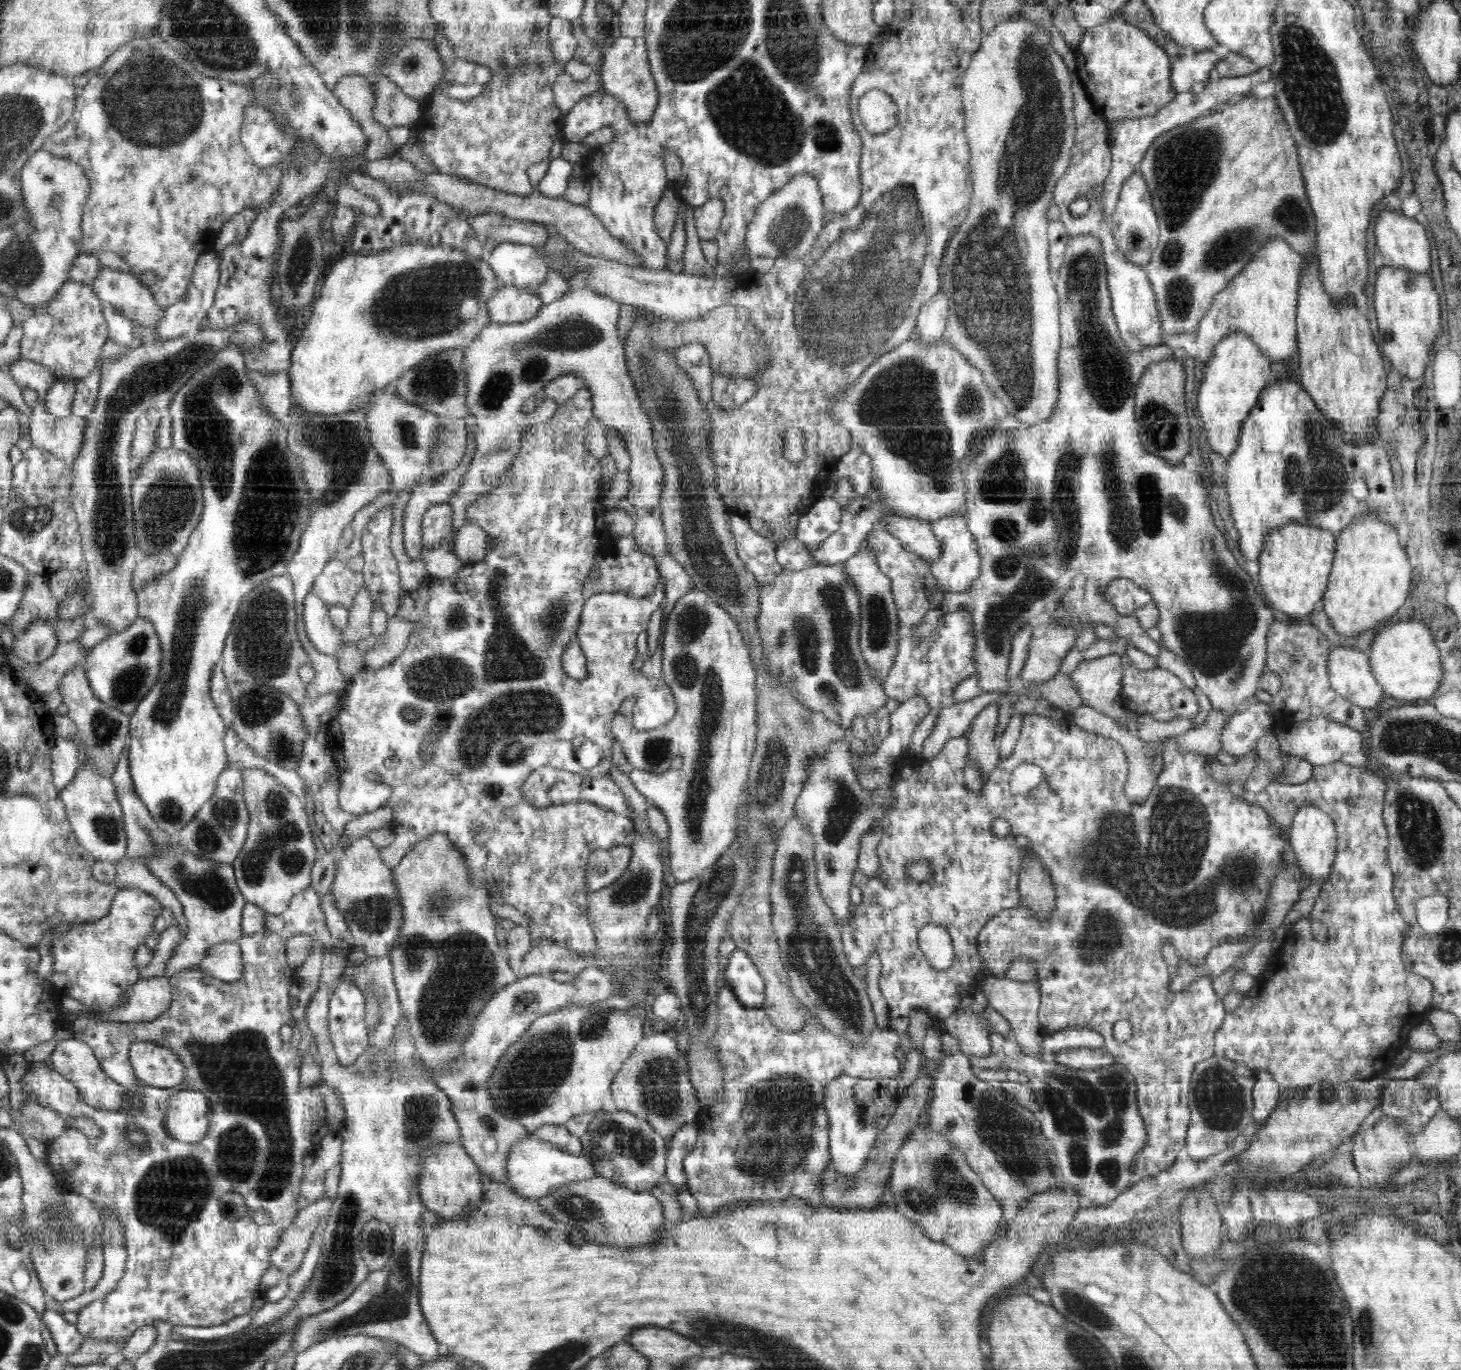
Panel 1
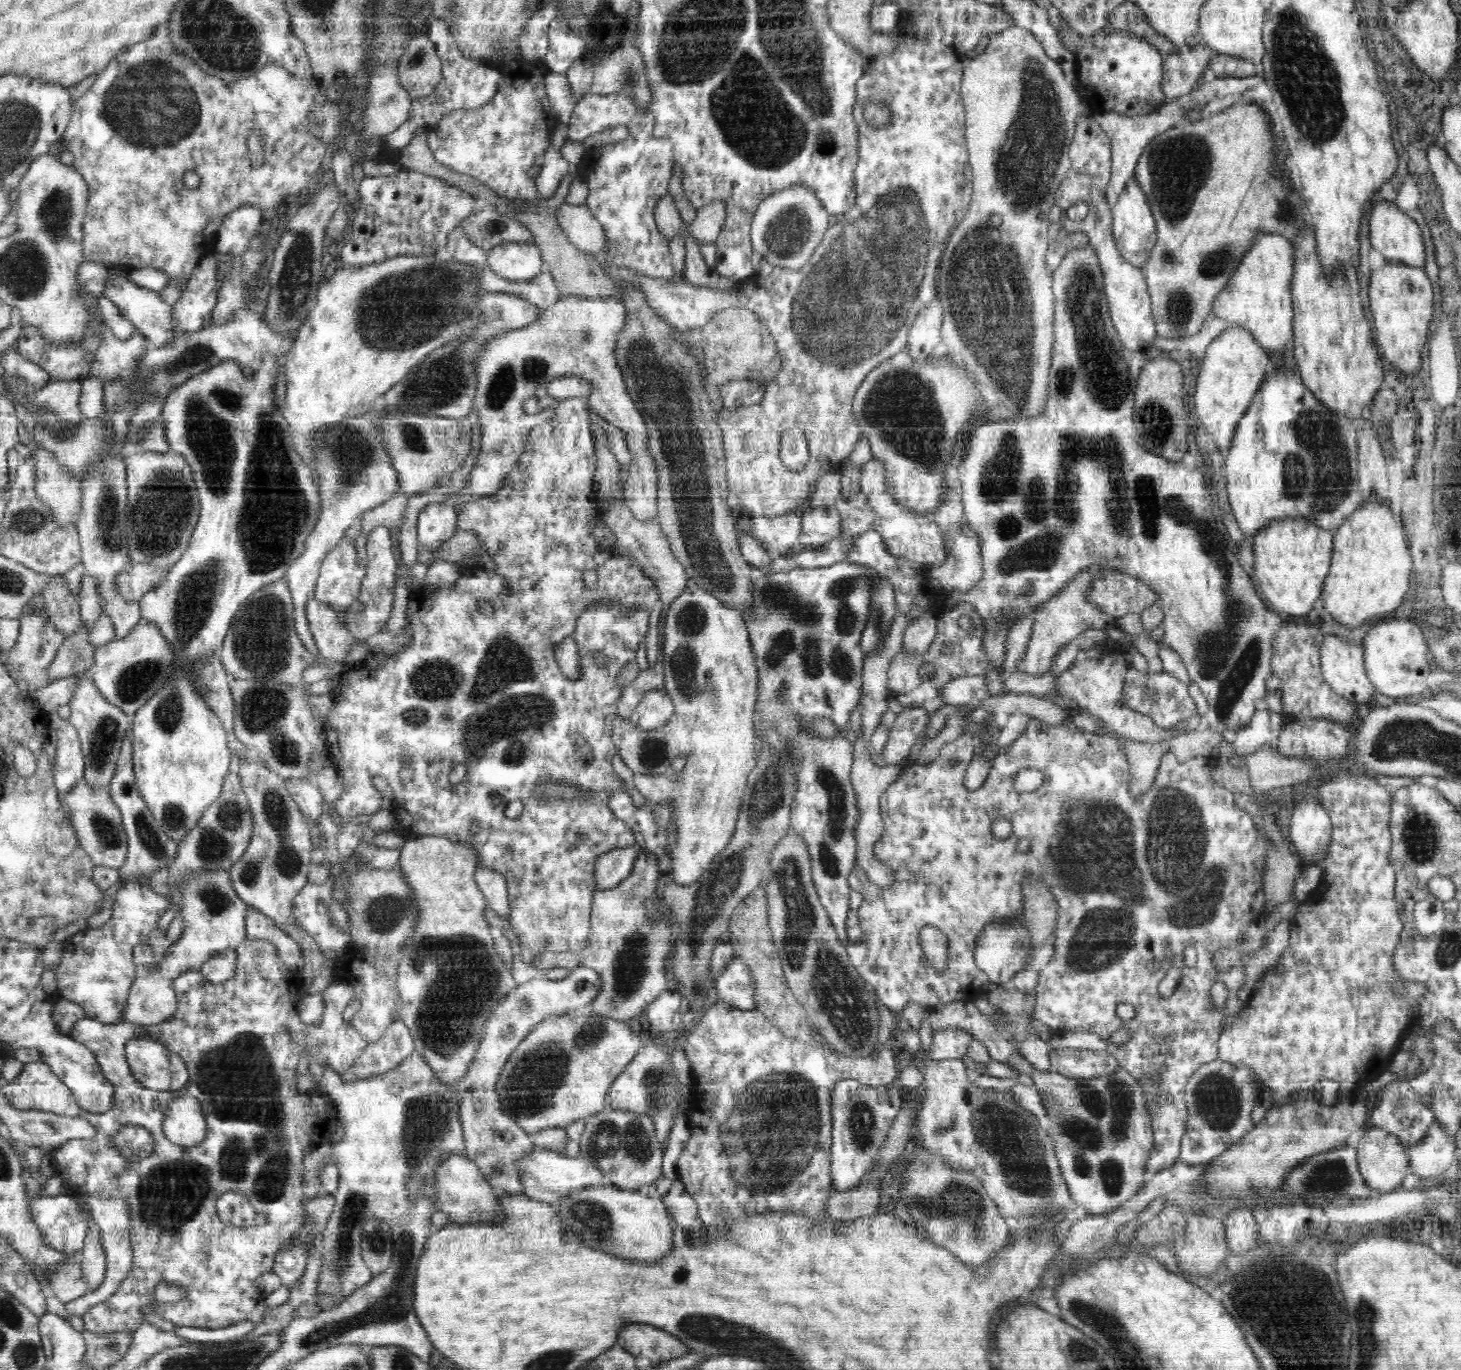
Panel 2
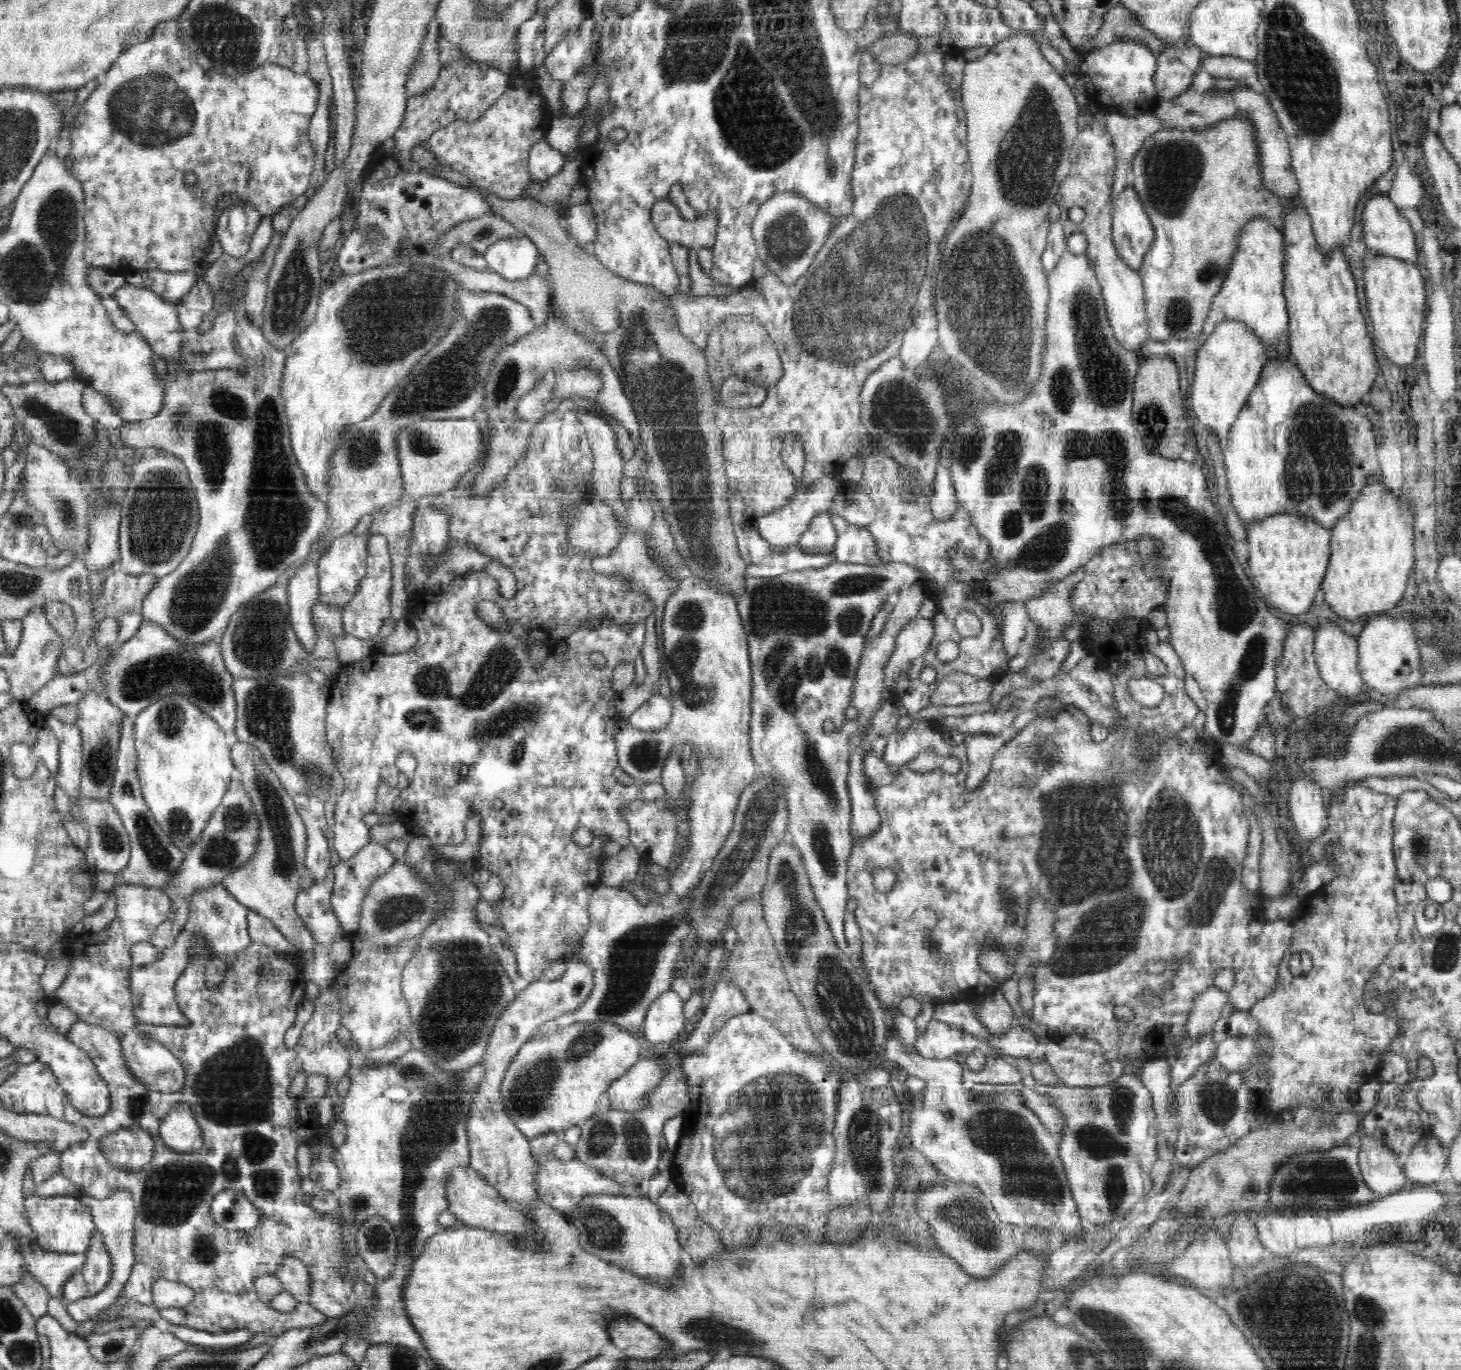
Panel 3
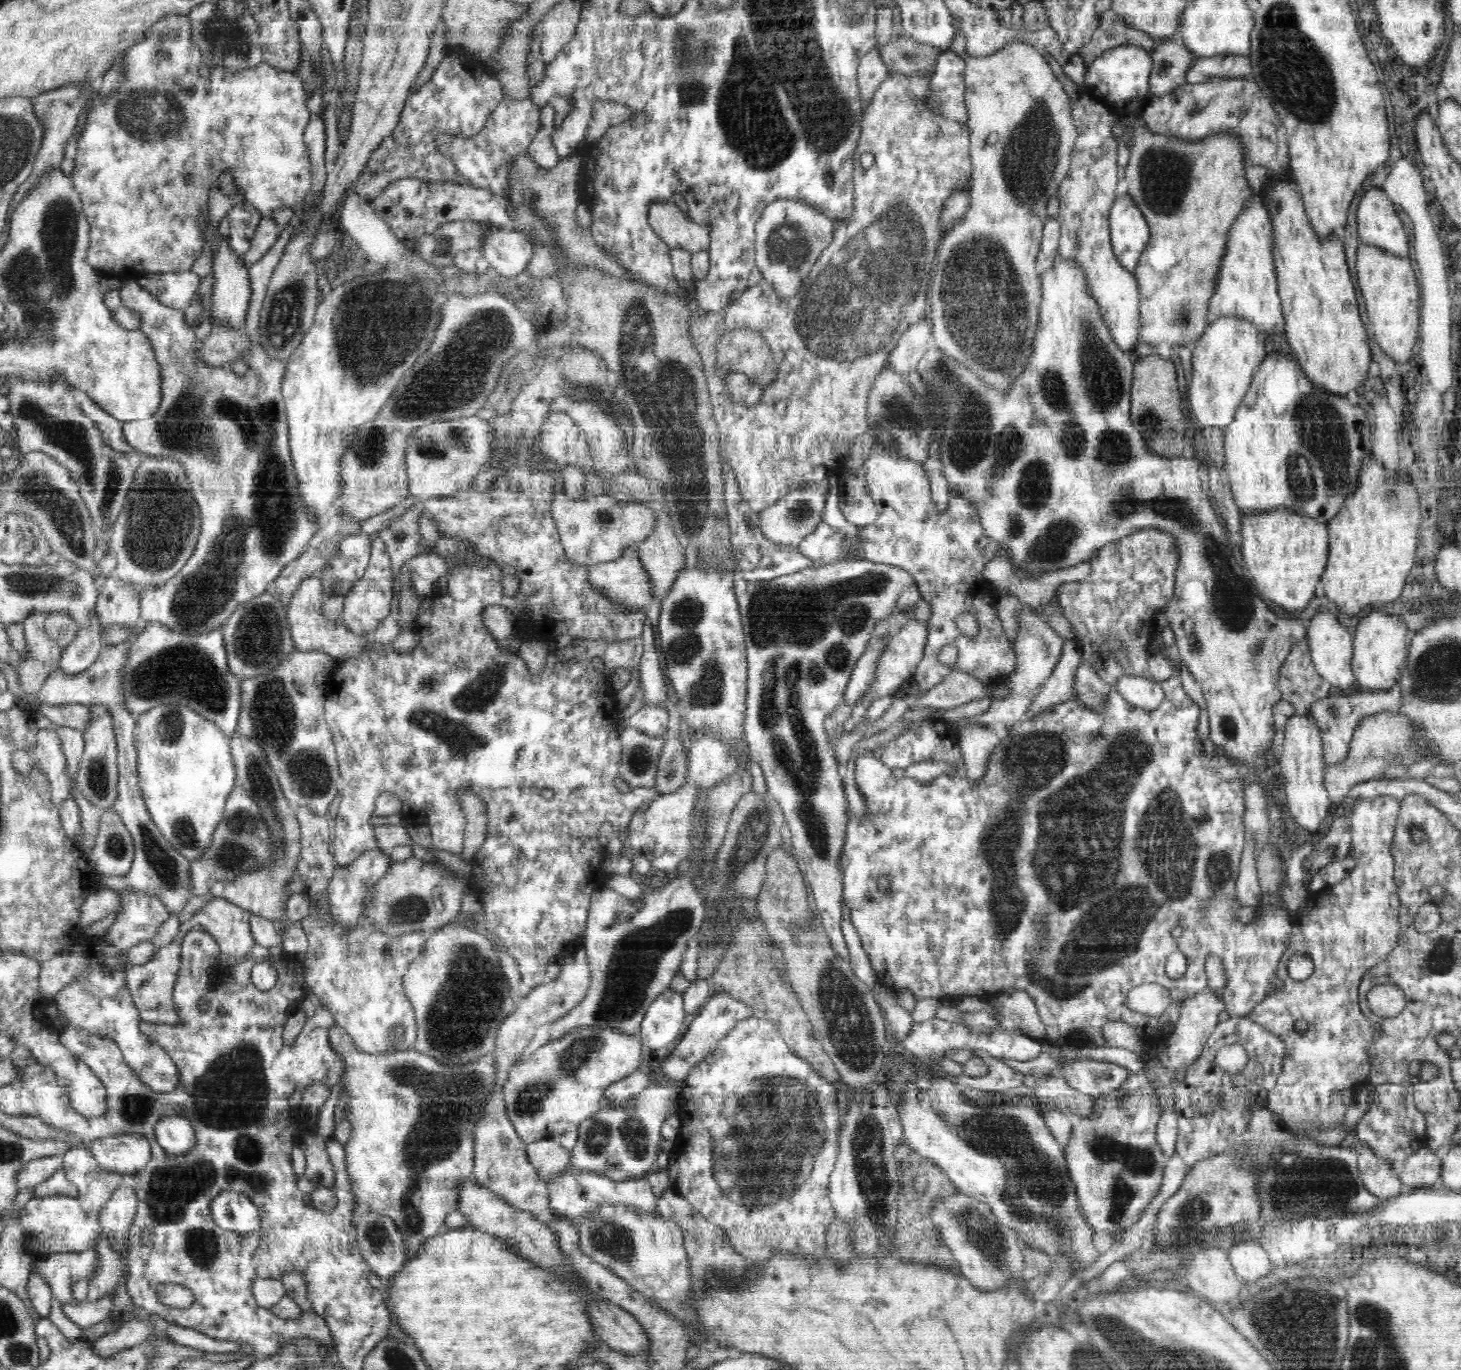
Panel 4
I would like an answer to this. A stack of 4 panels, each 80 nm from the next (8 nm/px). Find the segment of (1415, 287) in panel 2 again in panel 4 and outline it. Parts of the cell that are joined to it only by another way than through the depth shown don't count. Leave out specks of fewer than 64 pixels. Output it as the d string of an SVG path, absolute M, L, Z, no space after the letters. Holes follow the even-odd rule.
M1361 243L1357 248L1355 267L1376 342L1390 358L1396 362L1406 362L1419 342L1421 309L1421 292L1412 262L1407 256L1399 257Z

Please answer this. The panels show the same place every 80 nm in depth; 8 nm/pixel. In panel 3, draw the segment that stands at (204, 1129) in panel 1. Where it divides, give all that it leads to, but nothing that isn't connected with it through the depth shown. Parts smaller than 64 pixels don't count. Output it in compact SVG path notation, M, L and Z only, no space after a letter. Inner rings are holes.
M176 1104L159 1126L159 1135L168 1148L180 1152L194 1150L202 1138L202 1129L189 1104Z

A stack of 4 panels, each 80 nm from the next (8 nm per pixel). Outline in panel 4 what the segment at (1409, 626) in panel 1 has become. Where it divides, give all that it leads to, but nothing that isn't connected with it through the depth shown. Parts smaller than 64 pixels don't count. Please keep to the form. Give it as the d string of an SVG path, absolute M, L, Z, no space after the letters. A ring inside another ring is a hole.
M1382 612L1363 614L1353 633L1352 670L1355 686L1372 690L1388 690L1393 684L1406 675L1407 648L1410 637L1406 622L1396 616L1386 616Z

